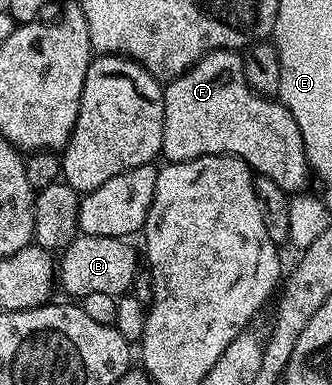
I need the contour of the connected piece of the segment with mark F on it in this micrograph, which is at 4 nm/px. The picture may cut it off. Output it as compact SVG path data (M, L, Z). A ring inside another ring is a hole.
M218 49L206 54L198 59L196 63L185 70L180 76L169 80L163 86L164 91L164 130L162 131L162 157L165 162L174 161L193 161L199 157L209 157L210 155L224 155L226 157L240 157L248 164L261 178L273 181L279 189L284 190L289 195L299 194L308 185L308 177L310 181L310 170L308 161L304 157L304 140L302 139L302 131L298 131L298 123L294 119L294 115L290 115L290 111L279 100L270 97L261 97L259 93L250 88L248 80L244 74L244 59L239 52L230 49Z

